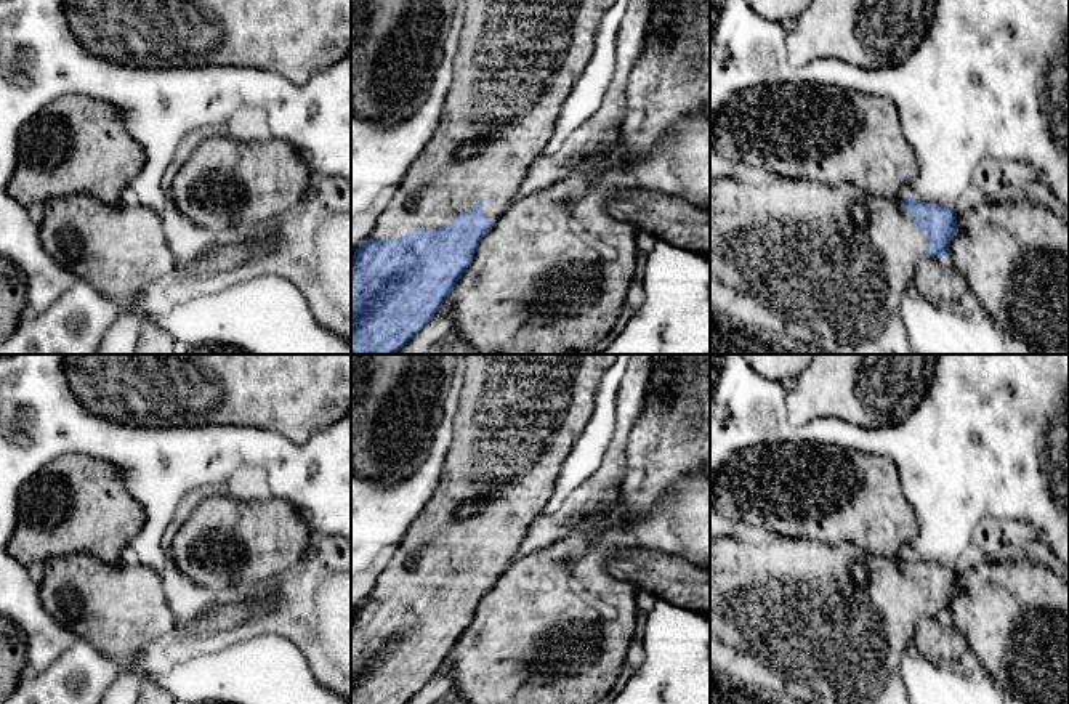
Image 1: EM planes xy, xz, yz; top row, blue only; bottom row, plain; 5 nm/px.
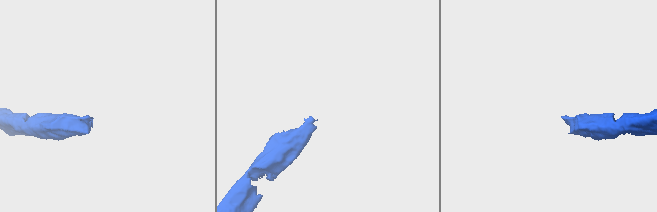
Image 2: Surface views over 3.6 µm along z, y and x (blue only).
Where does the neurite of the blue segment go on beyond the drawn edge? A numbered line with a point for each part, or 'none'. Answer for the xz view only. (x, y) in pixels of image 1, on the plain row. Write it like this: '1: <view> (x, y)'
1: xz (518, 416)

